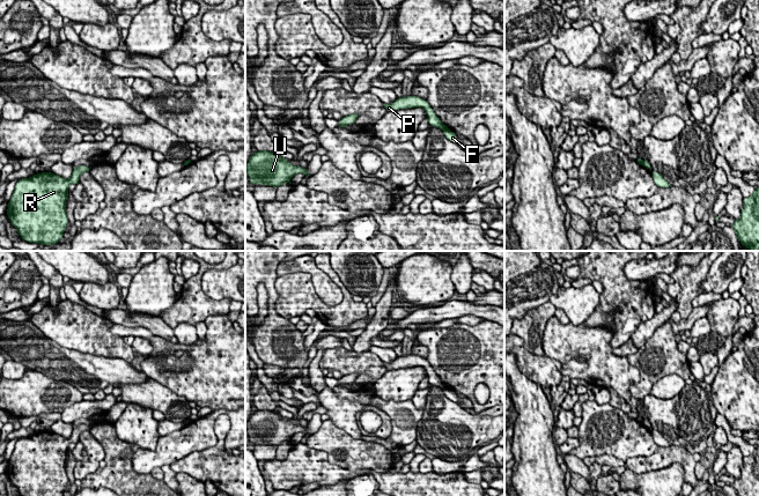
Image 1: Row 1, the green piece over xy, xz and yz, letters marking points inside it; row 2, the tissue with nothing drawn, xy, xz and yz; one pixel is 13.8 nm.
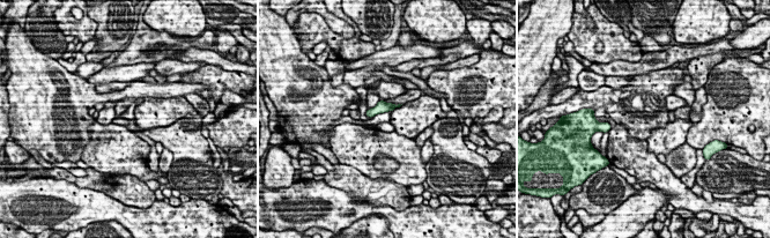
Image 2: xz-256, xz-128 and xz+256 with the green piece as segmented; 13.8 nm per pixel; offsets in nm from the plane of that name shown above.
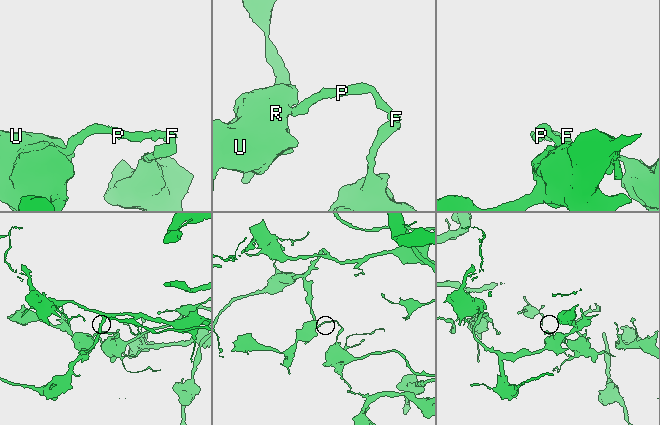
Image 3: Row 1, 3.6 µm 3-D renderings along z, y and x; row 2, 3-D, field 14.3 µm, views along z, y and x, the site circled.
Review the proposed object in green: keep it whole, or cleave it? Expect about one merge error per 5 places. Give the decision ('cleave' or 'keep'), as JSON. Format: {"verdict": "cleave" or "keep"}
{"verdict": "cleave"}

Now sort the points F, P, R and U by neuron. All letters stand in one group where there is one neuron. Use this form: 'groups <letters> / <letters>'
groups F / P R U

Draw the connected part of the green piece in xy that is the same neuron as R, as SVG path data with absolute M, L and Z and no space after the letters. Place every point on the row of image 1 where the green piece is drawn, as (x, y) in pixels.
M86 165L73 166L69 179L65 179L51 172L36 173L29 178L17 180L10 200L7 215L10 223L17 229L20 237L28 243L53 245L64 238L64 231L68 224L66 214L66 200L69 195L68 186L80 183L80 176L91 169Z

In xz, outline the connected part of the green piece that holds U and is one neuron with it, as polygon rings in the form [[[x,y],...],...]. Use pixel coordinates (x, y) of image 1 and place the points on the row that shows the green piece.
[[[255,150],[246,166],[250,184],[270,185],[278,190],[283,183],[292,184],[290,178],[296,173],[310,176],[307,168],[292,165],[289,161],[274,151]]]

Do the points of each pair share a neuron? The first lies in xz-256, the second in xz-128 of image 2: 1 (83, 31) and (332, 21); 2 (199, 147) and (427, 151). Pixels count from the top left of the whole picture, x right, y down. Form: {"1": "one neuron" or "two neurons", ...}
{"1": "two neurons", "2": "two neurons"}

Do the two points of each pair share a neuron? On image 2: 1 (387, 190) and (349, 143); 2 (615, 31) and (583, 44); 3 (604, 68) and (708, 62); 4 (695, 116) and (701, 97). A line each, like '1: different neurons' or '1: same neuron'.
1: different neurons
2: same neuron
3: different neurons
4: same neuron

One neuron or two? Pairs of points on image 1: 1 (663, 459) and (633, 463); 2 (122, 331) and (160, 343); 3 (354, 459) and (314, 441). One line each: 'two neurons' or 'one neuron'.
1: one neuron
2: one neuron
3: one neuron

